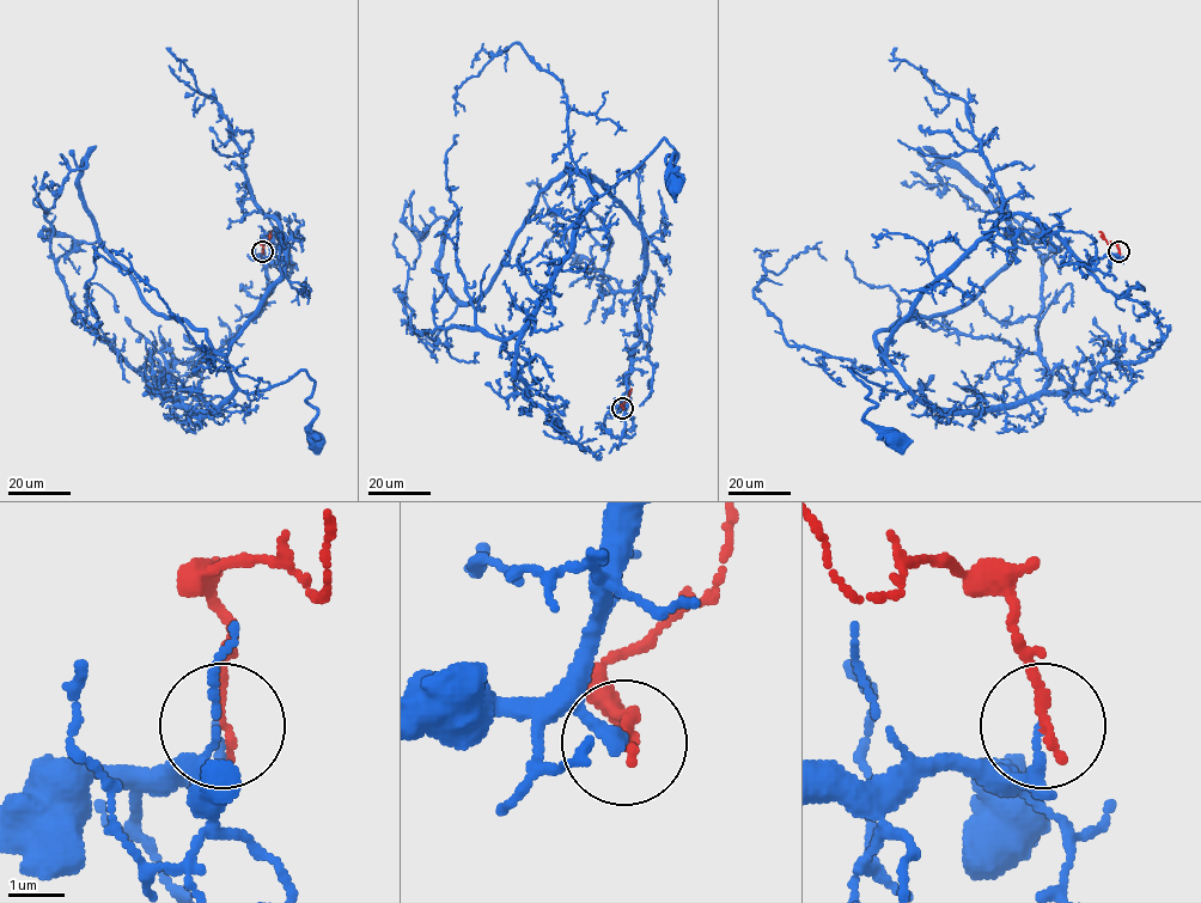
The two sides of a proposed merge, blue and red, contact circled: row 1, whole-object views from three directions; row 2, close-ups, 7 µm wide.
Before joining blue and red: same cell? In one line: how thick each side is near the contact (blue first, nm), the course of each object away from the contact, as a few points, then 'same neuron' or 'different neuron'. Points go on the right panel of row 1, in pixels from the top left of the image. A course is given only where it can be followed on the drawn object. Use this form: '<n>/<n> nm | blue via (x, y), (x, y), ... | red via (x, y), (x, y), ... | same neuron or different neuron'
180/220 nm | blue via (1119, 251), (1087, 264), (1006, 214), (889, 341), (902, 394), (849, 370), (876, 404), (864, 419), (894, 437) | red via (1119, 251), (1116, 244), (1108, 244), (1099, 231) | same neuron

